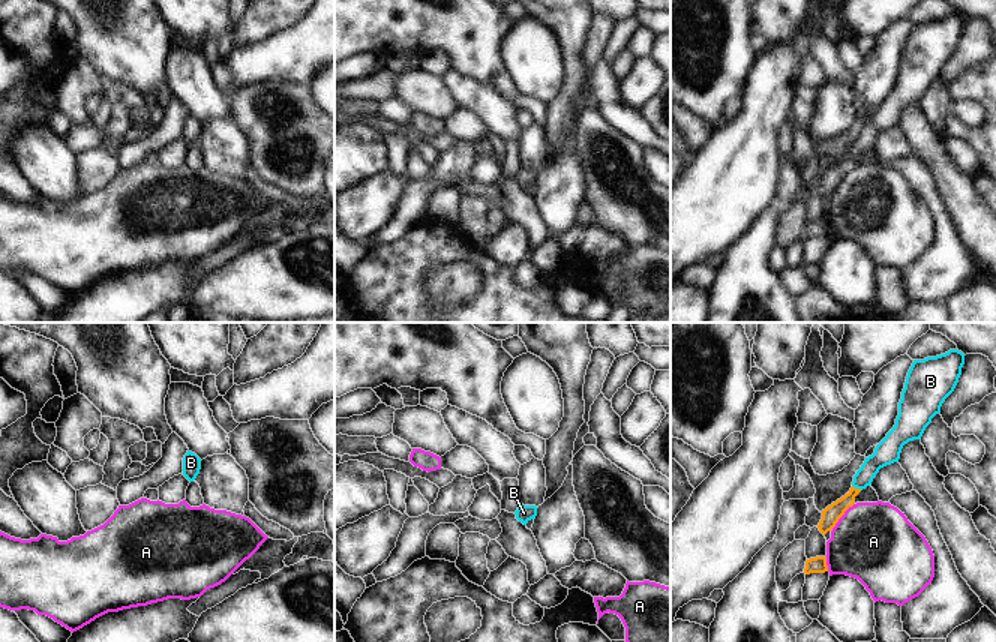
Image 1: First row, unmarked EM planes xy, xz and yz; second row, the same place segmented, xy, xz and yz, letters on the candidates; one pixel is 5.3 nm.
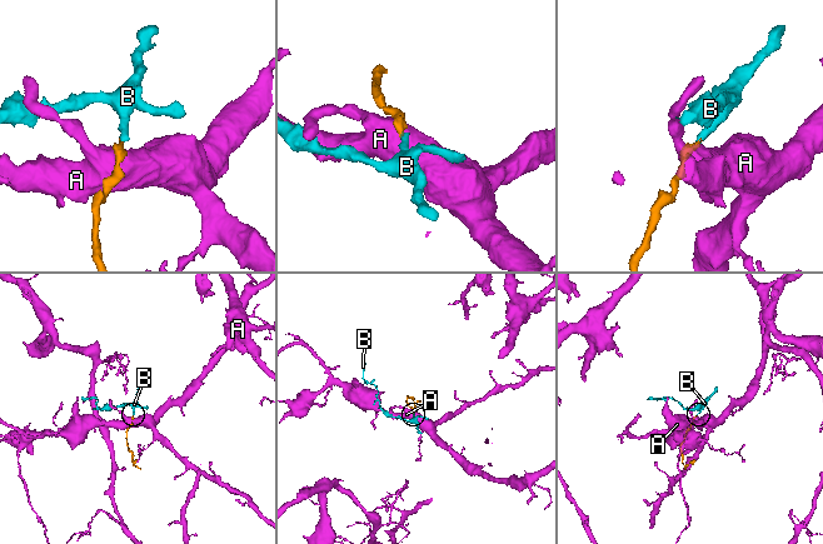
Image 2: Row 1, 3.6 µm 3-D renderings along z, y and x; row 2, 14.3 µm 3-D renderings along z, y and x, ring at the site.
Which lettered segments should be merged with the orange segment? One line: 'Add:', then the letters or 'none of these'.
Add: B

